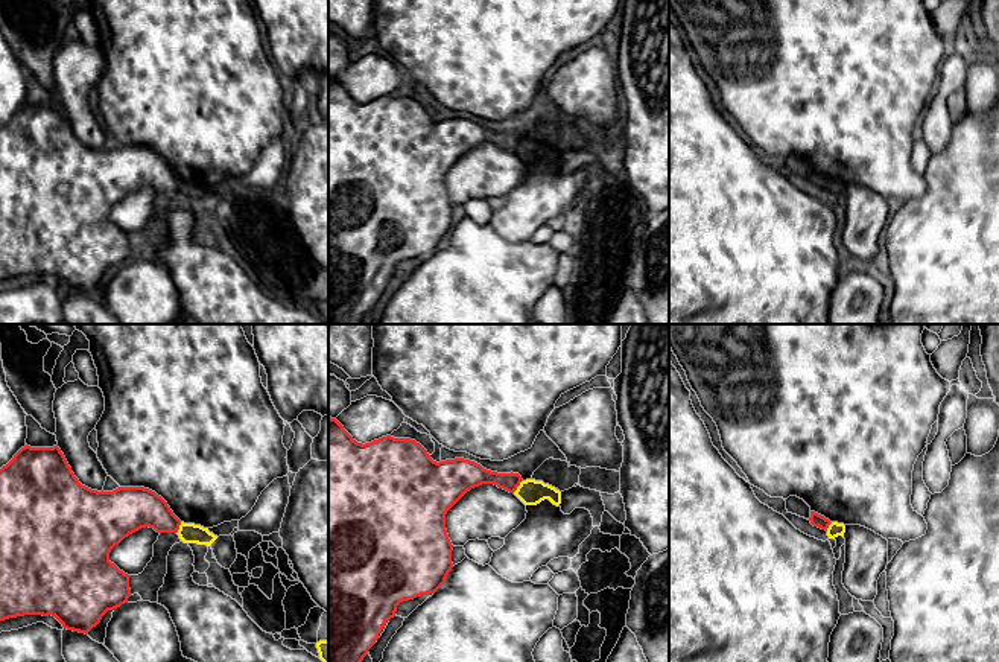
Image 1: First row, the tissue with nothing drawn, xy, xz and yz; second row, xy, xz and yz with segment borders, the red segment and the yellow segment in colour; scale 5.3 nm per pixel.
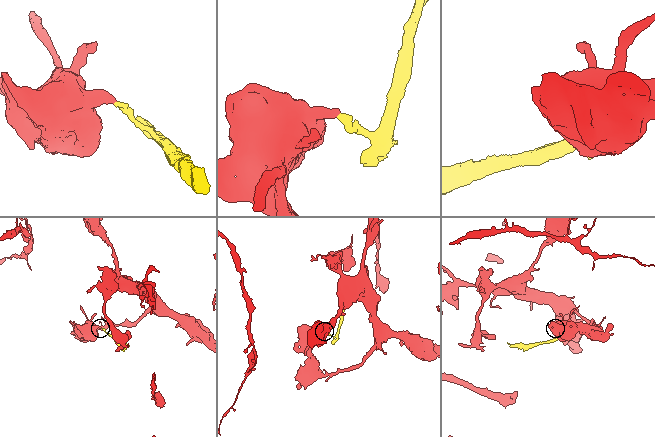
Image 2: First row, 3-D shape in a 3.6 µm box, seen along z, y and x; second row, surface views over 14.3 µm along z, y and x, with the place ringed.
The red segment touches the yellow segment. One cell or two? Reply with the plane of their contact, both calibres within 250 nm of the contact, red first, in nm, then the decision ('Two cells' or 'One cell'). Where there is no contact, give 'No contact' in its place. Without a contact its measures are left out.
Touches red in xz. Thickness 130 nm (red) against 140 nm. Two cells

